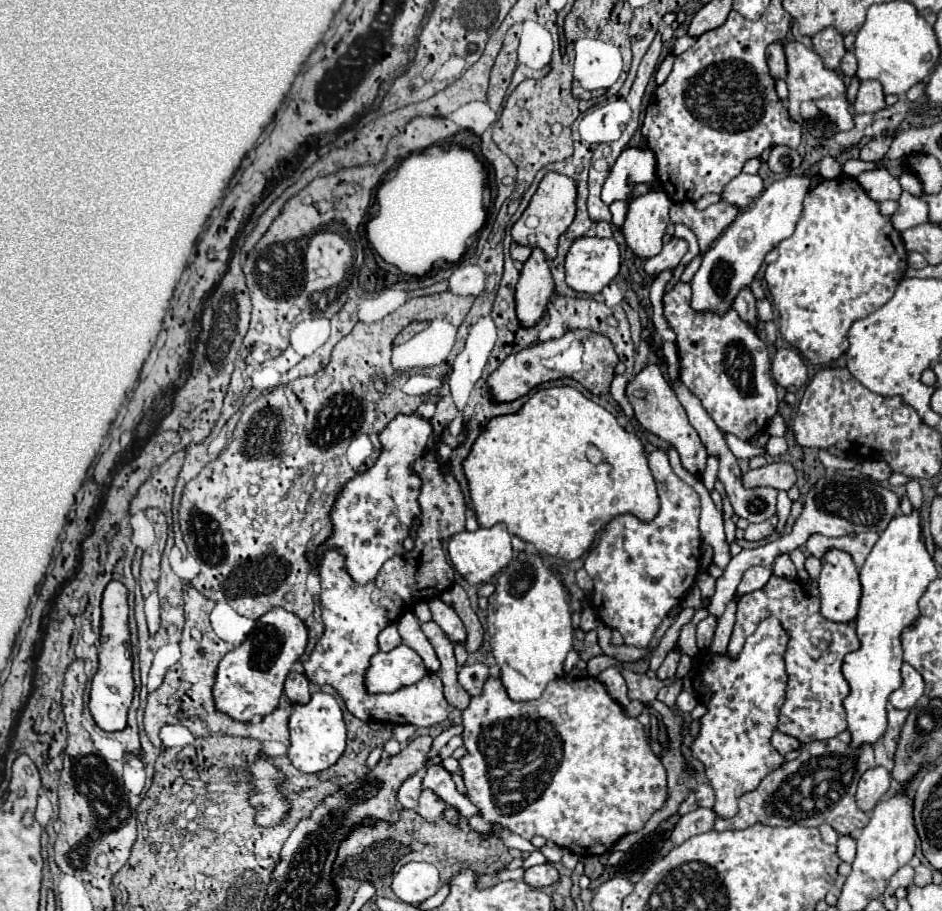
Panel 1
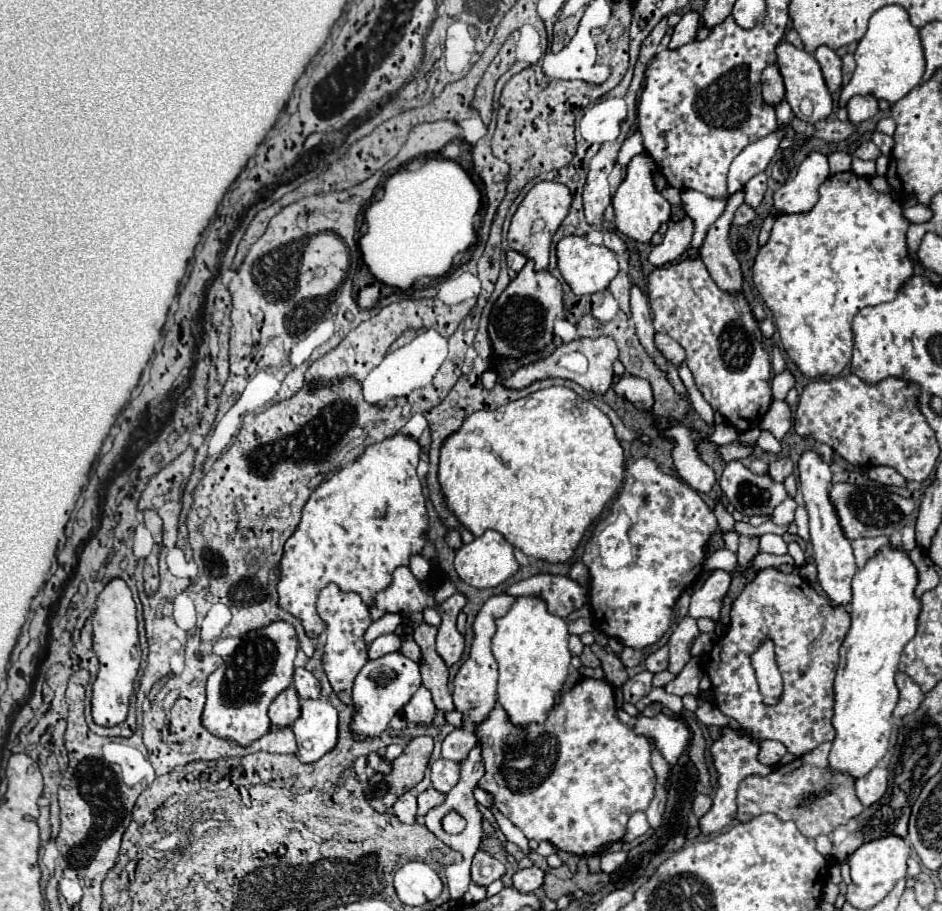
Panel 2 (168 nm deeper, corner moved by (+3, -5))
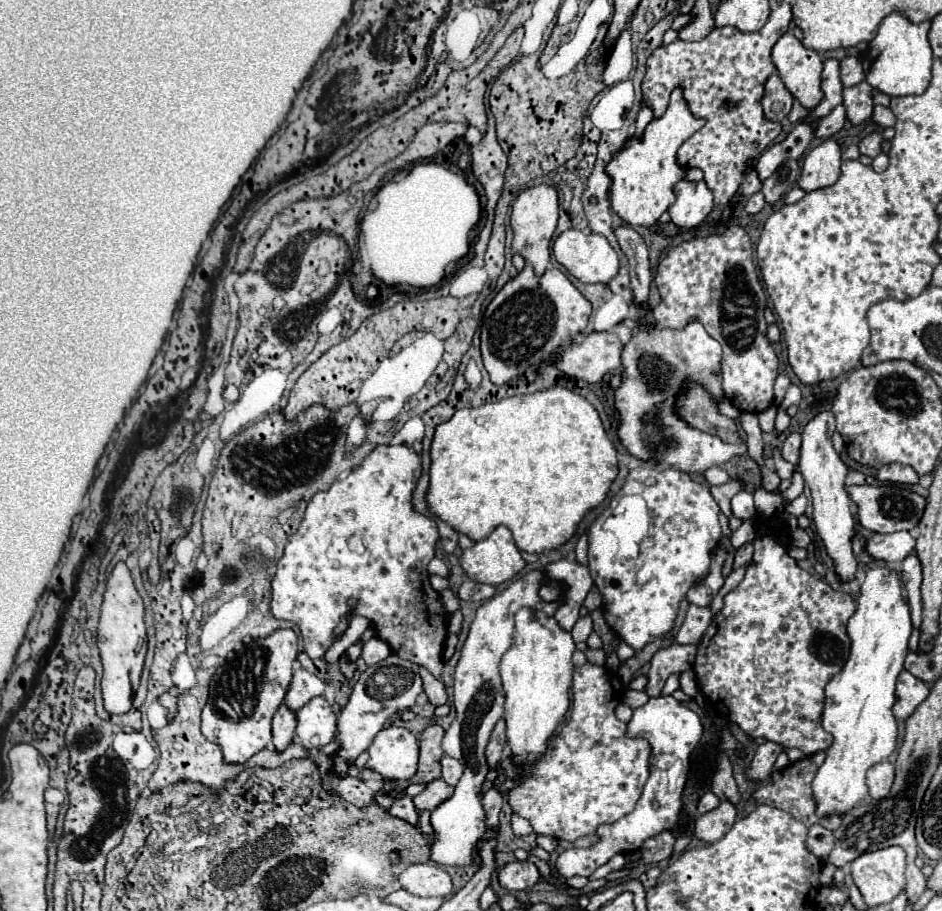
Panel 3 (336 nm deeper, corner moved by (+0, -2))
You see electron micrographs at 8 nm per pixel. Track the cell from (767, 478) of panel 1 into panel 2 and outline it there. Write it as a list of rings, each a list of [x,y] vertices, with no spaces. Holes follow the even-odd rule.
[[[780,457],[776,461],[770,463],[770,471],[768,475],[774,479],[774,481],[784,481],[790,473],[792,473],[794,465],[792,465],[792,459],[790,457]]]

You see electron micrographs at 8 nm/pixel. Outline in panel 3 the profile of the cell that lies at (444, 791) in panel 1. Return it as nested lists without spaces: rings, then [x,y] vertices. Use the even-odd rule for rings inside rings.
[[[443,756],[441,758],[441,778],[449,784],[449,786],[455,786],[459,782],[463,774],[463,766],[459,760],[451,758],[451,756]]]

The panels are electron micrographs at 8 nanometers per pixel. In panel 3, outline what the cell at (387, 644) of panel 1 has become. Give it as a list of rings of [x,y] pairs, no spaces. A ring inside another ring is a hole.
[[[373,636],[371,640],[367,640],[363,644],[363,652],[361,652],[361,658],[367,662],[367,664],[377,664],[381,660],[385,660],[387,656],[391,654],[391,648],[387,642],[383,642],[381,638]]]

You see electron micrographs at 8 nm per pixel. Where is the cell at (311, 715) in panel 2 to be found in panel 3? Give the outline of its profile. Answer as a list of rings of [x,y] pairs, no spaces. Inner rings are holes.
[[[313,698],[297,712],[297,736],[303,748],[323,748],[335,736],[337,716],[325,698]]]

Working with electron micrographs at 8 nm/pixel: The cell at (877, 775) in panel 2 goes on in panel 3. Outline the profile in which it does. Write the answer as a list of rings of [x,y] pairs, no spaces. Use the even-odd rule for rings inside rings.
[[[879,762],[867,772],[867,786],[869,786],[869,796],[875,800],[881,800],[889,794],[889,788],[893,784],[895,768],[891,762]]]

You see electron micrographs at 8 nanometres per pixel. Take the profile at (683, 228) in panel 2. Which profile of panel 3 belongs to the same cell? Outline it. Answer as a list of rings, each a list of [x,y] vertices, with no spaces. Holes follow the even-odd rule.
[[[677,182],[675,202],[669,206],[671,222],[677,228],[697,228],[707,214],[713,210],[713,194],[707,190],[705,182]]]

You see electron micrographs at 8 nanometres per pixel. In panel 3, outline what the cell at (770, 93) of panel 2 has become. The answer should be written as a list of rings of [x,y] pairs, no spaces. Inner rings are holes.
[[[779,74],[769,76],[769,80],[765,84],[765,96],[763,96],[761,104],[763,104],[763,112],[769,120],[783,120],[789,114],[791,104],[793,104],[793,96],[785,88]]]

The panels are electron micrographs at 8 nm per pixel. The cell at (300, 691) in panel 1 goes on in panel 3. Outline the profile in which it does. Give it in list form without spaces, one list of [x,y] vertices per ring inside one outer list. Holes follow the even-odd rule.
[[[281,704],[273,716],[273,744],[275,750],[285,750],[289,746],[289,742],[295,736],[295,728],[297,728],[297,714],[287,708],[287,704]]]

